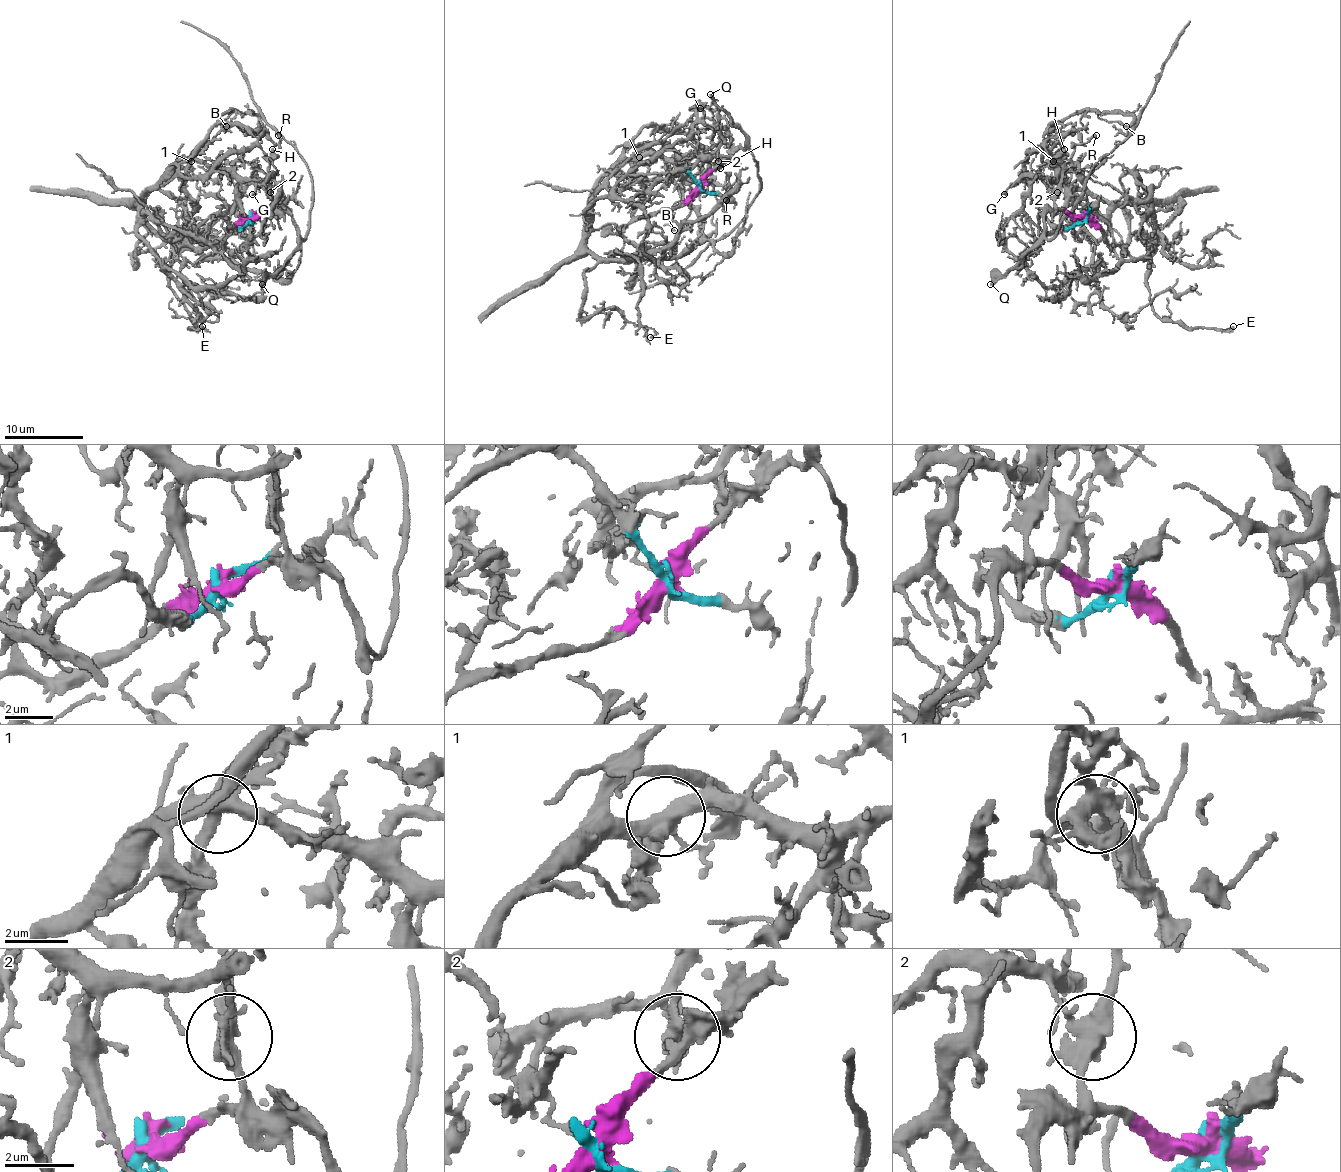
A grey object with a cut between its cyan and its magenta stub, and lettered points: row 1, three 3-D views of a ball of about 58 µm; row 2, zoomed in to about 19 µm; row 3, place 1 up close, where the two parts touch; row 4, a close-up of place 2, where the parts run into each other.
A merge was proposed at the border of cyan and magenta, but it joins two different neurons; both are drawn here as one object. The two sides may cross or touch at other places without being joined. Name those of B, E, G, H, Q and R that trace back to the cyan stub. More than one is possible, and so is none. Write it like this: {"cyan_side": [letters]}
{"cyan_side": ["B", "E", "G", "R"]}

